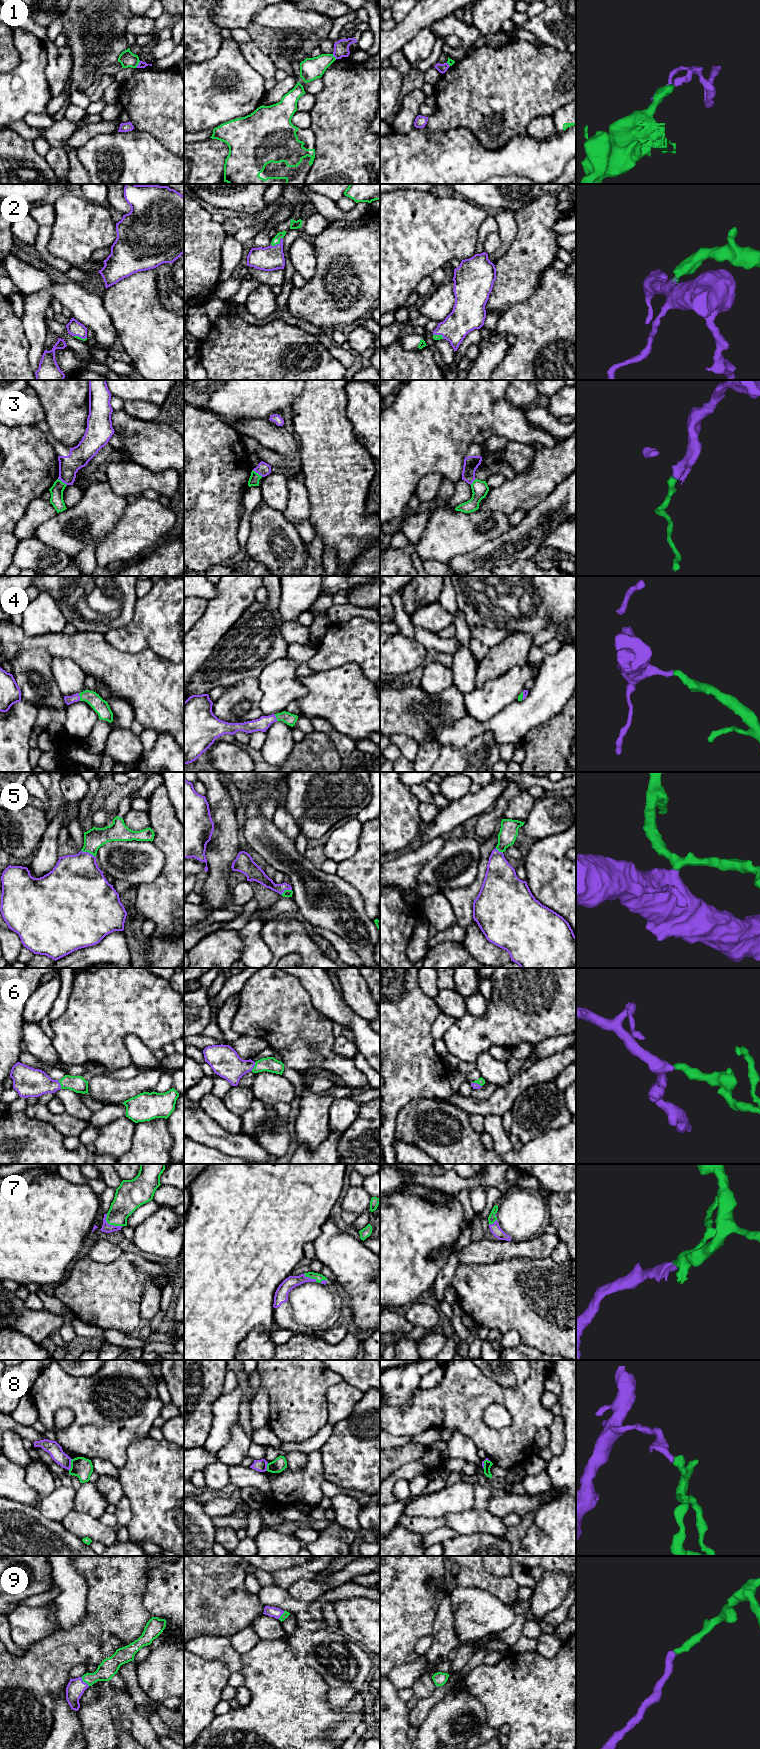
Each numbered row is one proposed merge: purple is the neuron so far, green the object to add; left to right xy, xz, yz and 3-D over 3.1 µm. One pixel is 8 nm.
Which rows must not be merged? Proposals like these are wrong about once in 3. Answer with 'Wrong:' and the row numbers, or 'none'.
Wrong: 1, 3, 8

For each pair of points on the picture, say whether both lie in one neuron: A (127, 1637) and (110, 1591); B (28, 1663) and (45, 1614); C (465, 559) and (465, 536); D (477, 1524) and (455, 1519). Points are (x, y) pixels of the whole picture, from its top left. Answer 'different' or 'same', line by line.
A: same
B: different
C: different
D: same

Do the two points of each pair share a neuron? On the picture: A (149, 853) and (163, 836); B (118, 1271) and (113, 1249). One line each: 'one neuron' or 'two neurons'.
A: two neurons
B: two neurons

